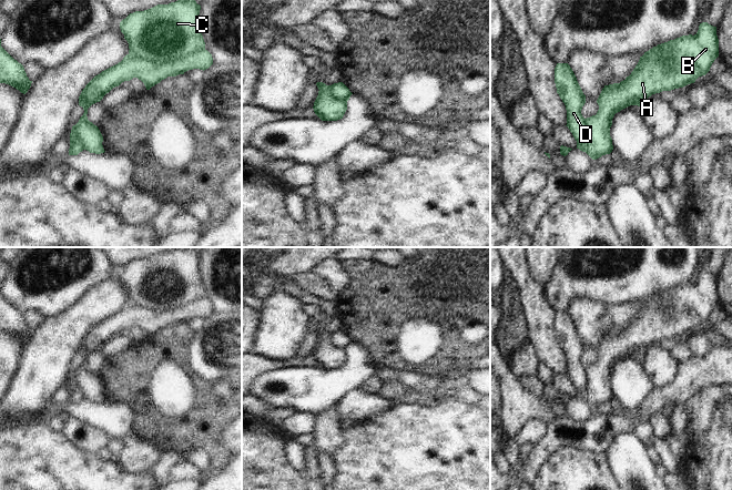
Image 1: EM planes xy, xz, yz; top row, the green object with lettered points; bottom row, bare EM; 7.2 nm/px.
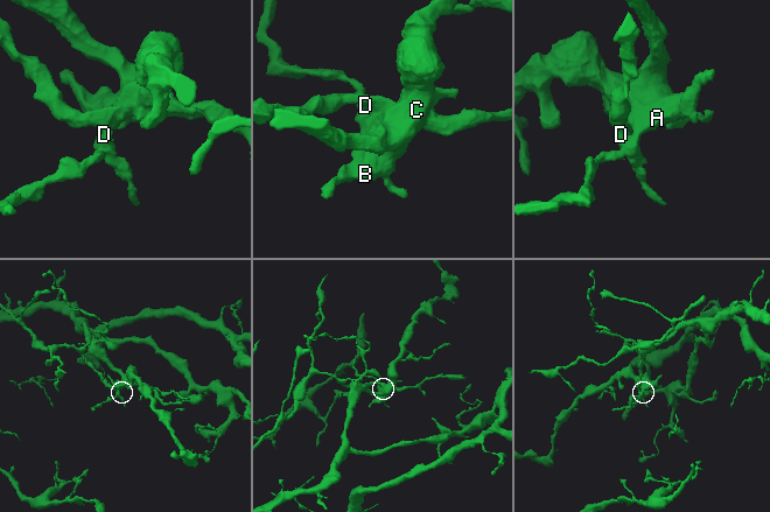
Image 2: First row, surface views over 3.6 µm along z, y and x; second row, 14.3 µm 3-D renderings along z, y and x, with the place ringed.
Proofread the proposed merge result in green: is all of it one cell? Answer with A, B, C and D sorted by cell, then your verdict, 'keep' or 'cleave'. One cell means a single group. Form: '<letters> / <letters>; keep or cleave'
A B C / D; cleave

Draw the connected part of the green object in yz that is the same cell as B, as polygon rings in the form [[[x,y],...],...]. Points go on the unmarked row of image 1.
[[[702,270],[698,280],[682,284],[674,288],[658,293],[644,300],[631,323],[620,331],[604,334],[597,351],[599,358],[596,364],[586,367],[588,387],[584,394],[577,392],[577,397],[586,400],[592,408],[610,402],[613,398],[610,376],[616,361],[630,355],[641,355],[642,350],[652,343],[671,339],[694,331],[699,325],[705,324],[719,305],[719,287],[716,275]]]

